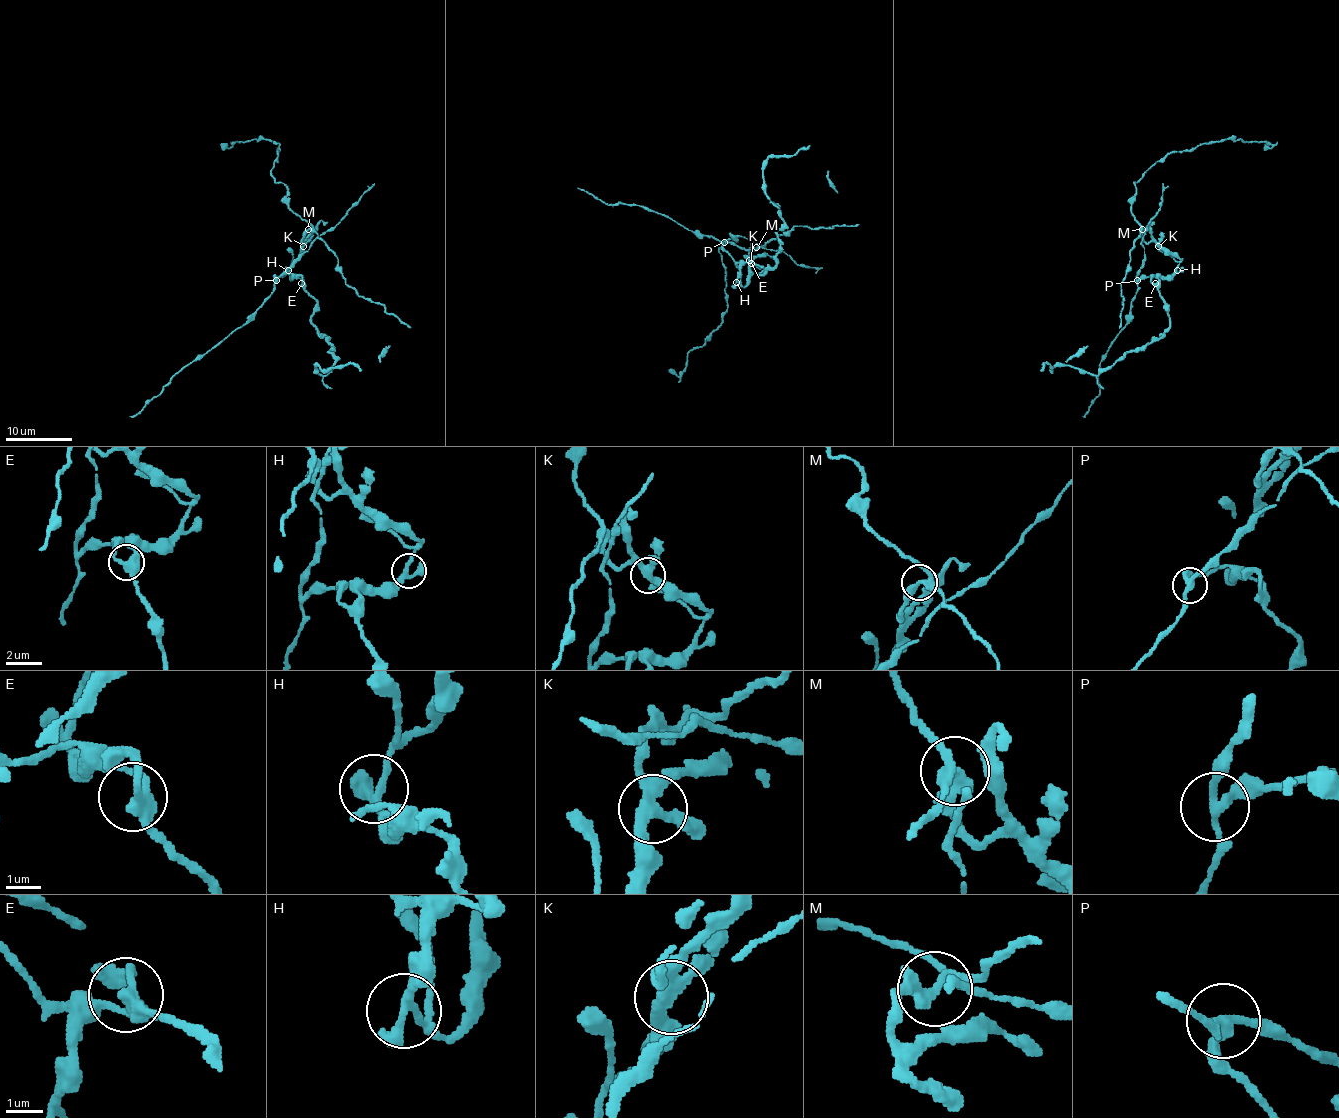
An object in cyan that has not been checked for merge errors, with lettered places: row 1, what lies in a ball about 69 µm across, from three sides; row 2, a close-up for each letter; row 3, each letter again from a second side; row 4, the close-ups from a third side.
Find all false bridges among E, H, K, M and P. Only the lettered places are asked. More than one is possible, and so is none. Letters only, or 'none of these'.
M, P

